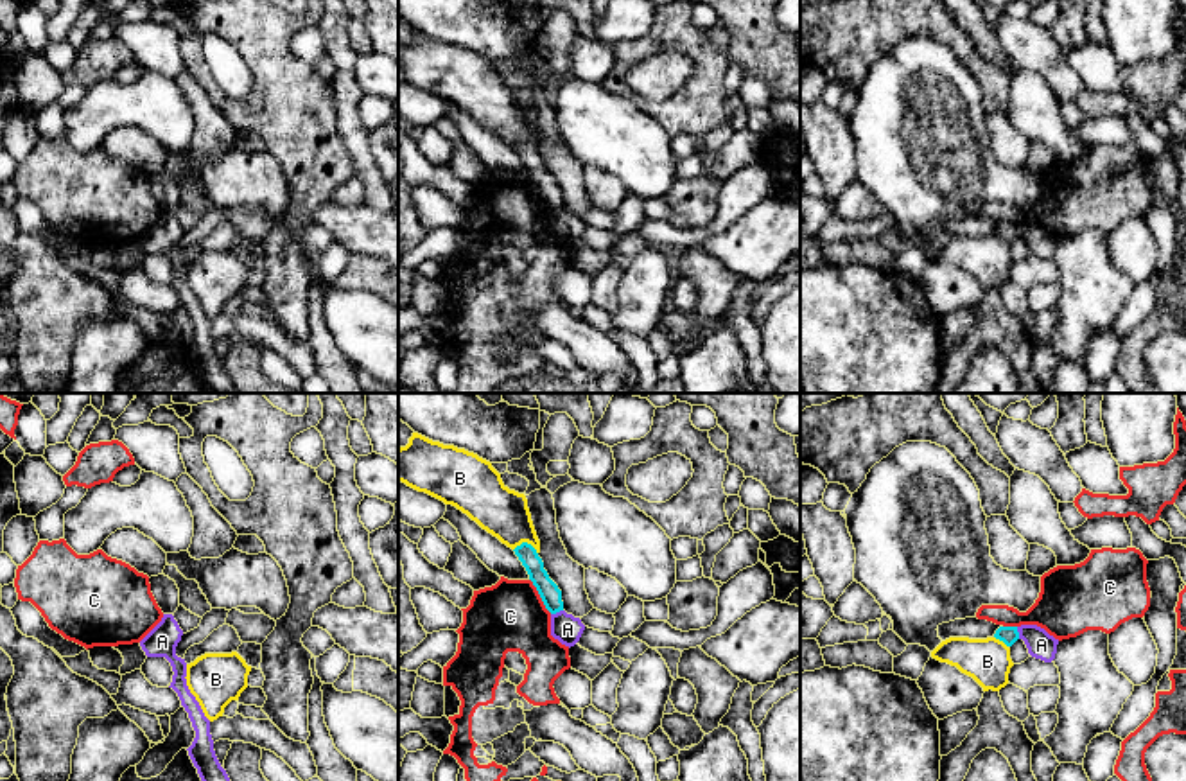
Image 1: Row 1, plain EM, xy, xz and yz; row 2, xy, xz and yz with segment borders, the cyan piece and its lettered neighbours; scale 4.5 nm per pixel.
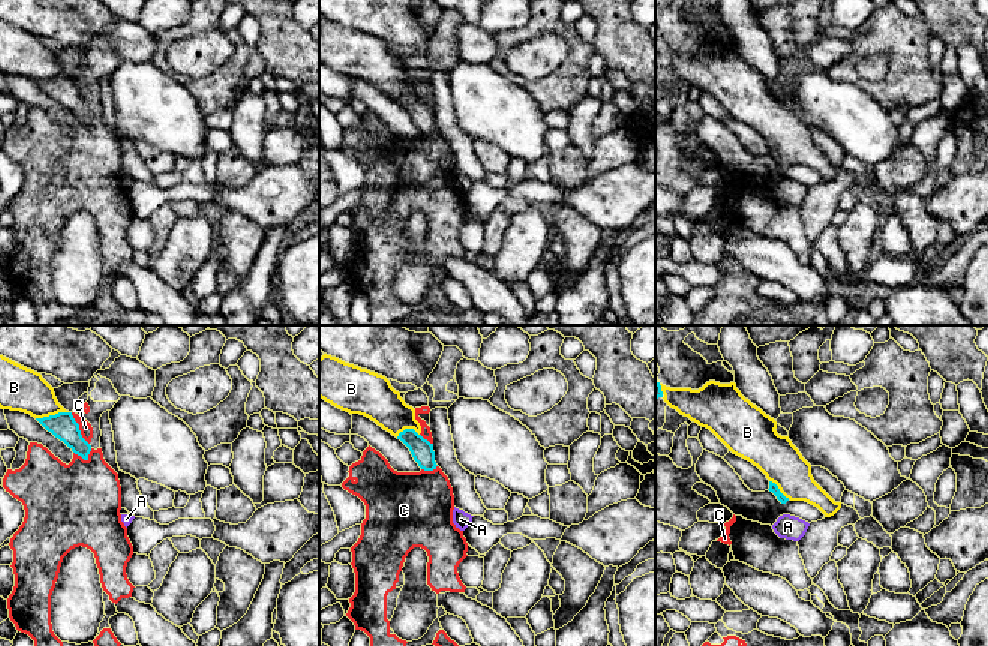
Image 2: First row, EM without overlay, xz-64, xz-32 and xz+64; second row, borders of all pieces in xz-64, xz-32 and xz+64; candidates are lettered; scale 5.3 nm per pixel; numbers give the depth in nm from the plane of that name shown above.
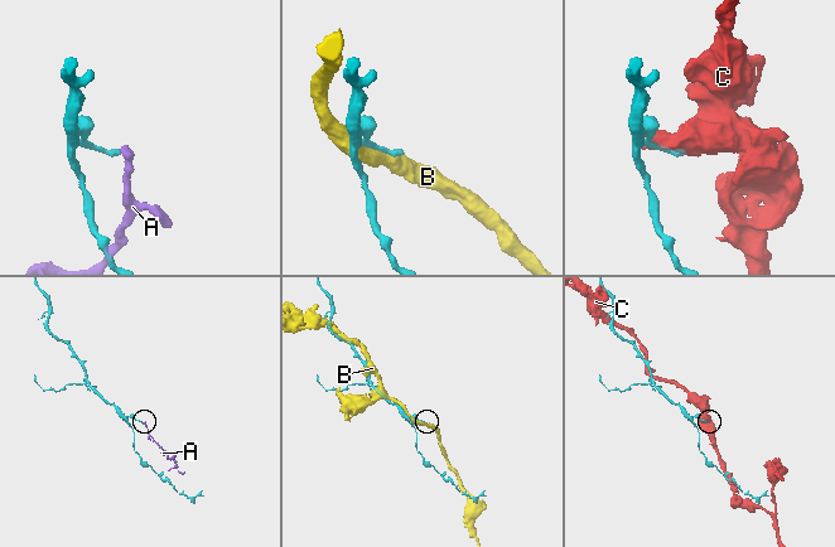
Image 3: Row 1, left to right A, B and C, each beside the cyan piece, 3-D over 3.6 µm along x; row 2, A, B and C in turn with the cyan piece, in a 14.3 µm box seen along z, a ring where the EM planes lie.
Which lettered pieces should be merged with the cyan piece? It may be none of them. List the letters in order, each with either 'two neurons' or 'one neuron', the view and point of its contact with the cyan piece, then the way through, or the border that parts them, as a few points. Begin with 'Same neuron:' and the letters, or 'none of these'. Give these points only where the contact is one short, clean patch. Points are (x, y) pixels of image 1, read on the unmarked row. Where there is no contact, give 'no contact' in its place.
Same neuron: none of these
A: two neurons | xz (557, 209) | along xz (562, 207), (551, 212)
B: two neurons | xz (526, 140)
C: two neurons | xz (540, 194)

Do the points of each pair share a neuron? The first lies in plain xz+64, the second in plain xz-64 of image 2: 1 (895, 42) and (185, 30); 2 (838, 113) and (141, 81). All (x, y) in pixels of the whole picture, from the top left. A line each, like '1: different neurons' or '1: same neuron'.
1: same neuron
2: same neuron

